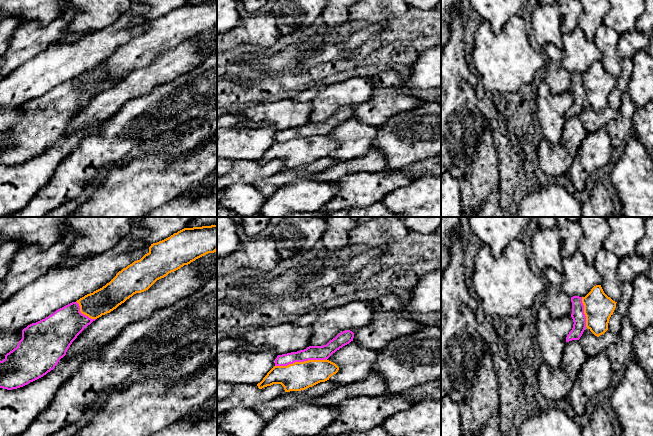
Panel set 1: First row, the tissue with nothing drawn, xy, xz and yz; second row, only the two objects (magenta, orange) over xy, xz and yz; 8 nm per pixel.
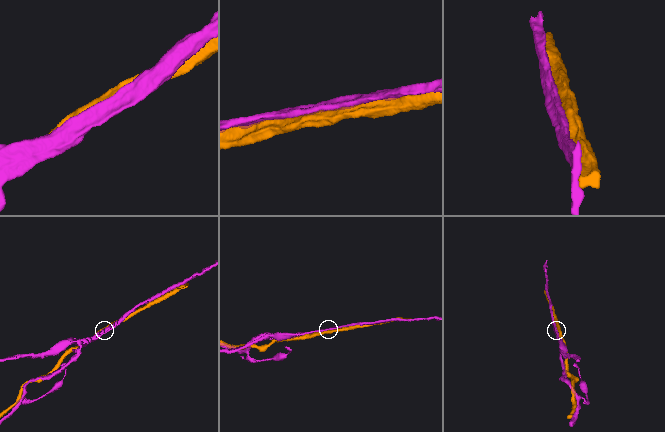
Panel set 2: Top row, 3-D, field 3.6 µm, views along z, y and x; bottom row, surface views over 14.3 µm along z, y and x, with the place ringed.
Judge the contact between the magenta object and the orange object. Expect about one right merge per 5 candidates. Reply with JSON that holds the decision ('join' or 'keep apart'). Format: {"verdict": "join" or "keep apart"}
{"verdict": "keep apart"}

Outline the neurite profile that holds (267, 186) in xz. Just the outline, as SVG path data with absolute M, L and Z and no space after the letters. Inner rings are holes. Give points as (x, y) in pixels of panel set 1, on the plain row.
M327 156L305 166L286 168L270 177L260 178L253 183L253 186L256 187L260 193L269 197L277 189L285 186L289 182L310 179L313 175L326 170L336 163L338 162L335 159Z

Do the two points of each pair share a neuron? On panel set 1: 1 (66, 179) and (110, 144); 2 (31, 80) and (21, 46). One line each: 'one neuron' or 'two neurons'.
1: one neuron
2: two neurons

